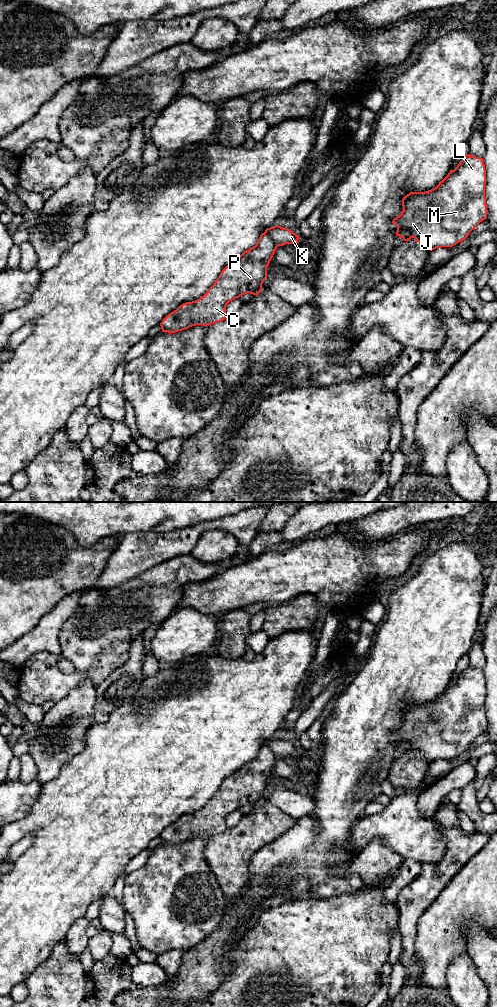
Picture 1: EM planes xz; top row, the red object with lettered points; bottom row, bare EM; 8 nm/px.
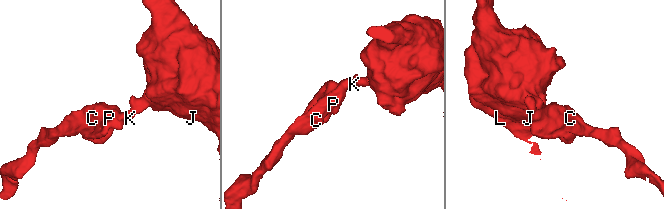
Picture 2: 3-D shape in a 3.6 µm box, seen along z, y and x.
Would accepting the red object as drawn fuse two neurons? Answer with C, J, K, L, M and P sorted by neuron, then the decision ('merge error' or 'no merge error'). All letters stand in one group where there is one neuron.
C P / J K L M; merge error

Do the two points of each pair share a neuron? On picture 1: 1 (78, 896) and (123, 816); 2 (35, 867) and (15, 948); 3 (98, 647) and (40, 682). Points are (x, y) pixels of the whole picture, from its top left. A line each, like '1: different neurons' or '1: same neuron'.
1: same neuron
2: same neuron
3: same neuron

